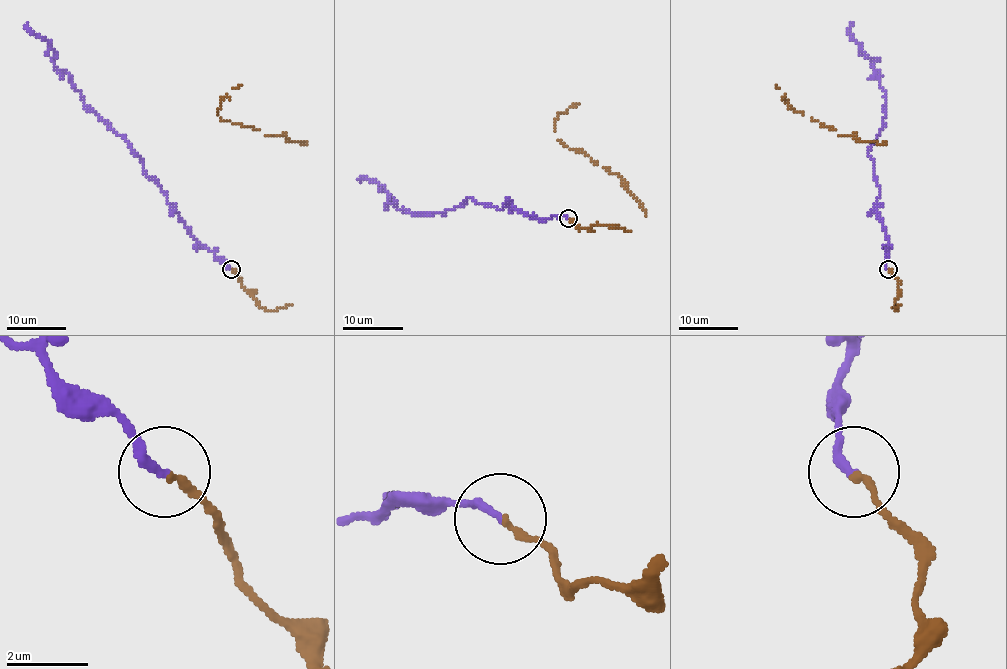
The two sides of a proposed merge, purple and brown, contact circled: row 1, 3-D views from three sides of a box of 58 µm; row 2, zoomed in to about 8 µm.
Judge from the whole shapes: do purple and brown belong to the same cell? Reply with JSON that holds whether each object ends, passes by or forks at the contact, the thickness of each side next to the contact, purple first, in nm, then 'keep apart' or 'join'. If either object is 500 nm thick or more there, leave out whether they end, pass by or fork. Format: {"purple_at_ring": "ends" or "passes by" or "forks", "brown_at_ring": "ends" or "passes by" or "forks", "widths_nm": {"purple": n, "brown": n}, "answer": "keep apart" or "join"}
{"purple_at_ring": "ends", "brown_at_ring": "ends", "widths_nm": {"purple": 200, "brown": 190}, "answer": "join"}

